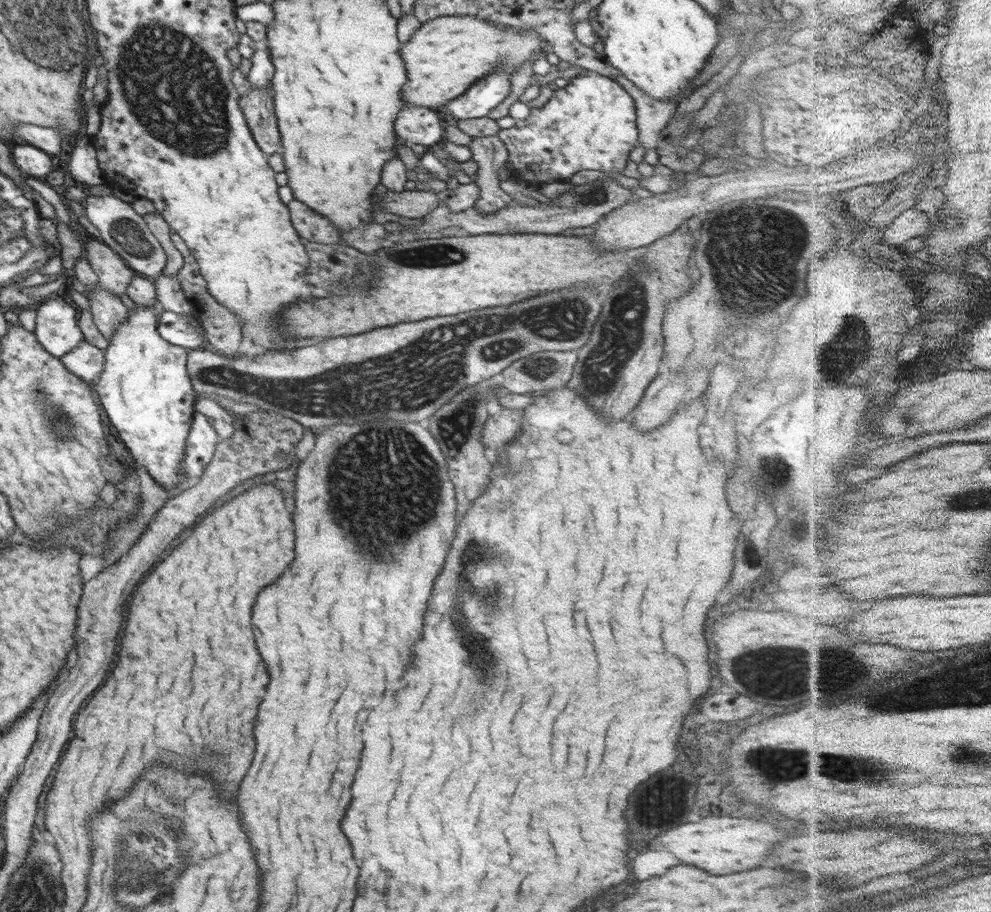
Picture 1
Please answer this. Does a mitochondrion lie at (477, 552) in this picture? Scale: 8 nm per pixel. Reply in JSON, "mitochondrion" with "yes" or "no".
{"mitochondrion":"yes"}

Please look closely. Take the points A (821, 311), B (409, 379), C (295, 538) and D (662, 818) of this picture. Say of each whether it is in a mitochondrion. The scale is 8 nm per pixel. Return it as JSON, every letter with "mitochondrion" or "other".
{"A":"other","B":"mitochondrion","C":"other","D":"other"}

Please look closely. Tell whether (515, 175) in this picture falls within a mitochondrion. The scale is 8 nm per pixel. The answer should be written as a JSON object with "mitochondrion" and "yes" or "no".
{"mitochondrion":"no"}

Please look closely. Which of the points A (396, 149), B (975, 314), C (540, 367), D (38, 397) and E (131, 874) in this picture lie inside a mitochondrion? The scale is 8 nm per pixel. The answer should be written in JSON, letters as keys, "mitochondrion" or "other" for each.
{"A":"other","B":"other","C":"mitochondrion","D":"mitochondrion","E":"mitochondrion"}

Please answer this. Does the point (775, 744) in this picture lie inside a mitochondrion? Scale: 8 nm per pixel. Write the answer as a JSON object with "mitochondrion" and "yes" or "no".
{"mitochondrion":"no"}

